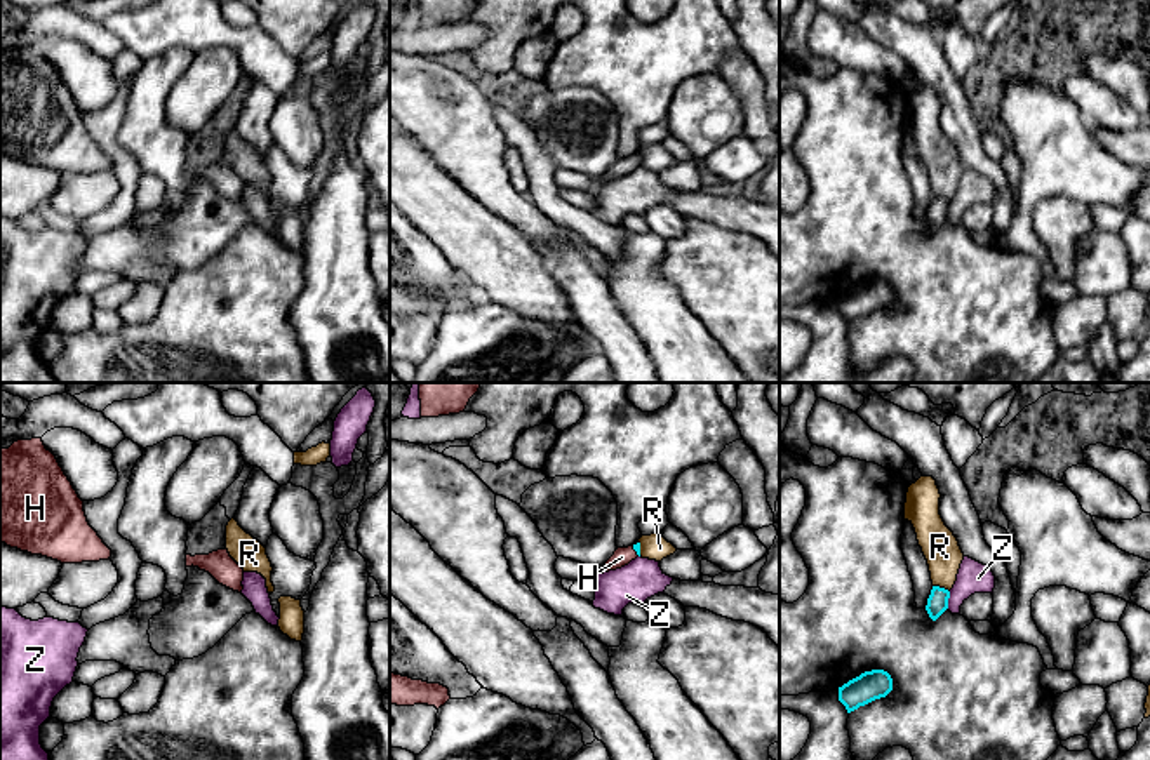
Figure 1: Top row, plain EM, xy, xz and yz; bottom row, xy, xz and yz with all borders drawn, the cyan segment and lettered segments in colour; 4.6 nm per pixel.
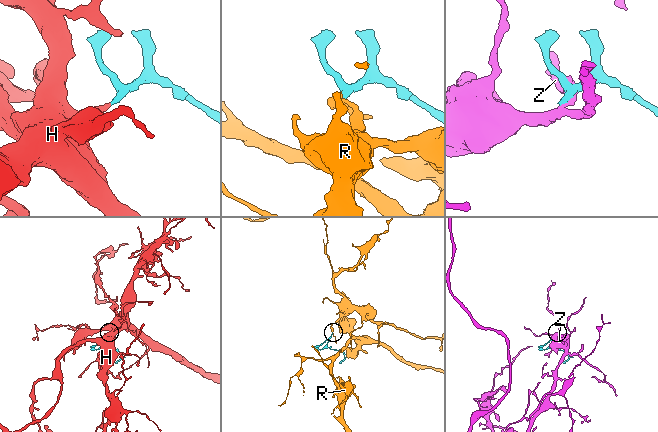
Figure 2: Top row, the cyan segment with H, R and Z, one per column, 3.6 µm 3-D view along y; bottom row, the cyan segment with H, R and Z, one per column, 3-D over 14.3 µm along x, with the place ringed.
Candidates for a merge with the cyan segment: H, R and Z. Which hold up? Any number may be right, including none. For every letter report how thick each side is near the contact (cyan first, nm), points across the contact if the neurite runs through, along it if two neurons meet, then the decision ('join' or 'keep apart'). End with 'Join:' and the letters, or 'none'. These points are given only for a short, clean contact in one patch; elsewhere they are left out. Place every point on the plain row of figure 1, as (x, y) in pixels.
H: 30 nm thick on the cyan side, 90 nm on the other; runs through xz (635, 157), (635, 160), (621, 167); join
R: 100 nm thick on the cyan side, 170 nm on the other; border along yz (933, 195), (943, 197), (949, 202); keep apart
Z: 100 nm thick on the cyan side, 140 nm on the other; keep apart
Join: H

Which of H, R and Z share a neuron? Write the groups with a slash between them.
H / R / Z

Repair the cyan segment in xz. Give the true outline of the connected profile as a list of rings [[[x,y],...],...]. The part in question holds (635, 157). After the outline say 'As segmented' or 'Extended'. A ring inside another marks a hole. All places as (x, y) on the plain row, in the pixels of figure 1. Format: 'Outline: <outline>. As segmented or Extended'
Outline: [[[640,153],[628,157],[628,158],[618,158],[614,165],[605,172],[605,176],[593,183],[595,186],[598,186],[609,181],[621,179],[628,176],[632,170],[635,170],[637,167],[640,167]]]. Extended

